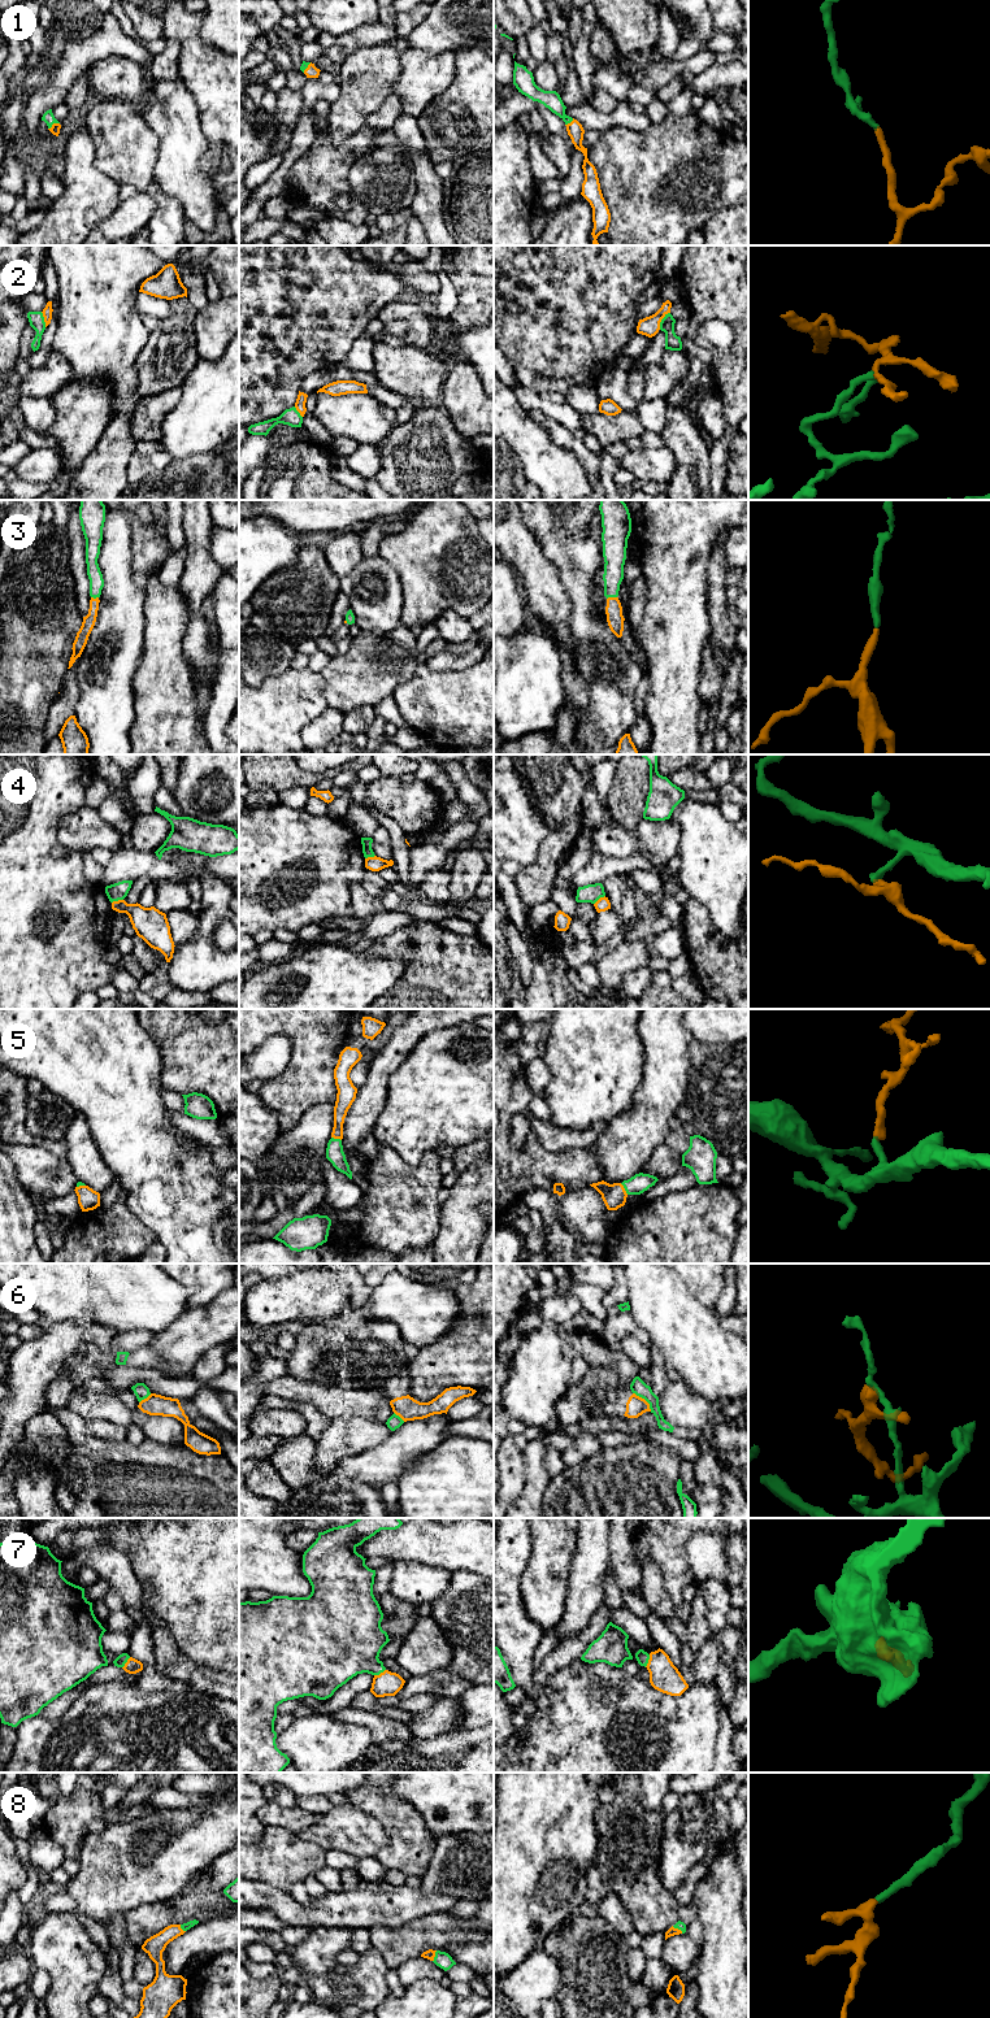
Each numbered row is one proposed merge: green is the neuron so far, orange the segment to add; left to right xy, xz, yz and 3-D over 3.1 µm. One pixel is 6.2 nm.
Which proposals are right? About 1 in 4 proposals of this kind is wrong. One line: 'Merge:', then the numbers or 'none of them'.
Merge: 1, 3, 5, 7, 8

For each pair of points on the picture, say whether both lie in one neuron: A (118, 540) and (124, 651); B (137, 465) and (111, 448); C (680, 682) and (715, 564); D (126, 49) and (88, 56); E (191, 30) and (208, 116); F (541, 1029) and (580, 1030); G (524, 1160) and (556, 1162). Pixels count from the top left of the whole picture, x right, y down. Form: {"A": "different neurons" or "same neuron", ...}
{"A": "same neuron", "B": "different neurons", "C": "different neurons", "D": "same neuron", "E": "same neuron", "F": "different neurons", "G": "same neuron"}

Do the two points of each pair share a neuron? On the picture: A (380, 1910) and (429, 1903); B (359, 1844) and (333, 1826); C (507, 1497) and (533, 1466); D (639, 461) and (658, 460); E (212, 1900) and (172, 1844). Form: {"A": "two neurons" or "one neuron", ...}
{"A": "one neuron", "B": "one neuron", "C": "two neurons", "D": "one neuron", "E": "two neurons"}

